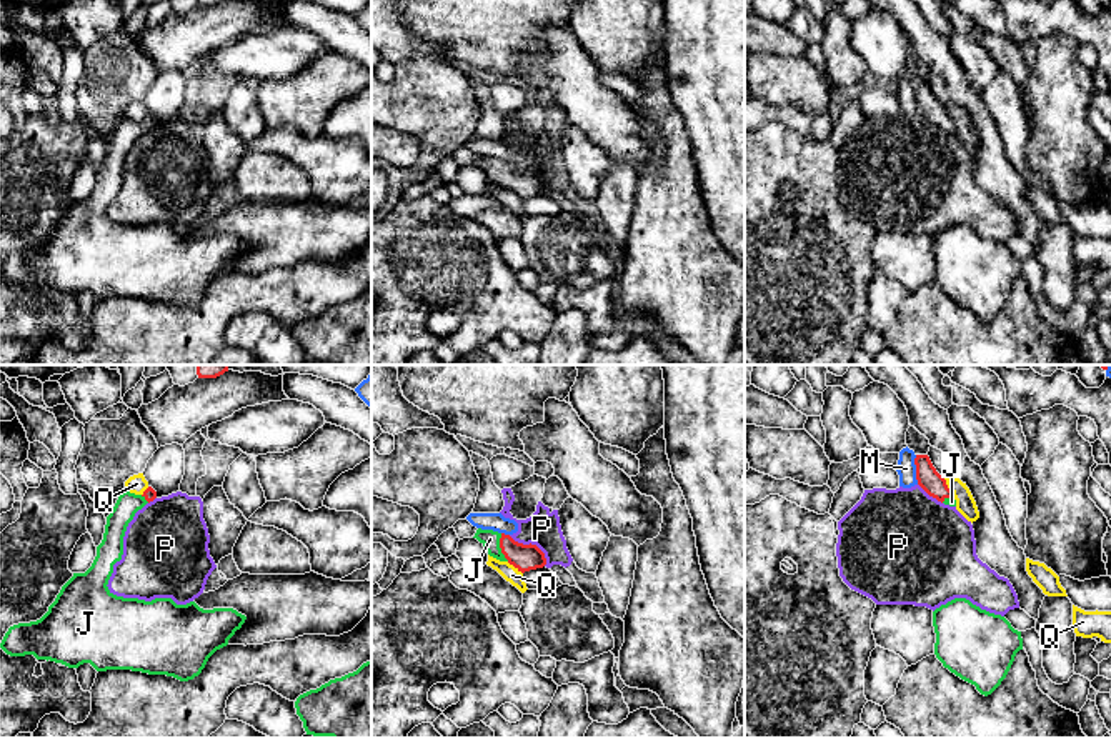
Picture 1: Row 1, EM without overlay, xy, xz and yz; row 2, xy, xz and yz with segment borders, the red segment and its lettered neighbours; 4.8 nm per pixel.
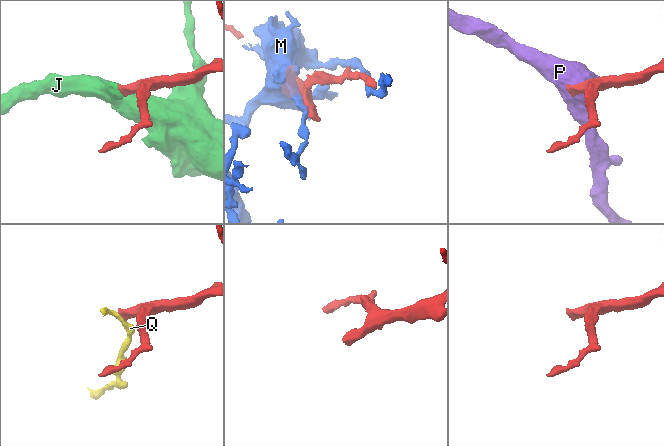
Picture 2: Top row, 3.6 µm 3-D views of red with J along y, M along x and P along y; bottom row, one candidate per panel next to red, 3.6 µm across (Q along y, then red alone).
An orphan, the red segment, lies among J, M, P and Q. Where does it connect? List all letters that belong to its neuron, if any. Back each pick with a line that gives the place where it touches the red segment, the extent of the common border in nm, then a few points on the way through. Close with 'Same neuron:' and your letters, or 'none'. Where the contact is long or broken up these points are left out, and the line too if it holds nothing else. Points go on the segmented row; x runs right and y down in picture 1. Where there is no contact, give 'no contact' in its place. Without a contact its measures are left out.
J: meets red in xz at (500, 547); contact 140 nm long; runs through xz (523, 557), (500, 547), (490, 538)
Same neuron: J

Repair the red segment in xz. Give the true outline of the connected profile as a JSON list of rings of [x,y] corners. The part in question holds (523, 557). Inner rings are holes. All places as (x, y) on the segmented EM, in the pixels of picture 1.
[[[478,528],[473,538],[485,546],[490,556],[508,561],[521,573],[546,565],[545,553],[536,545],[518,543],[510,535]]]

